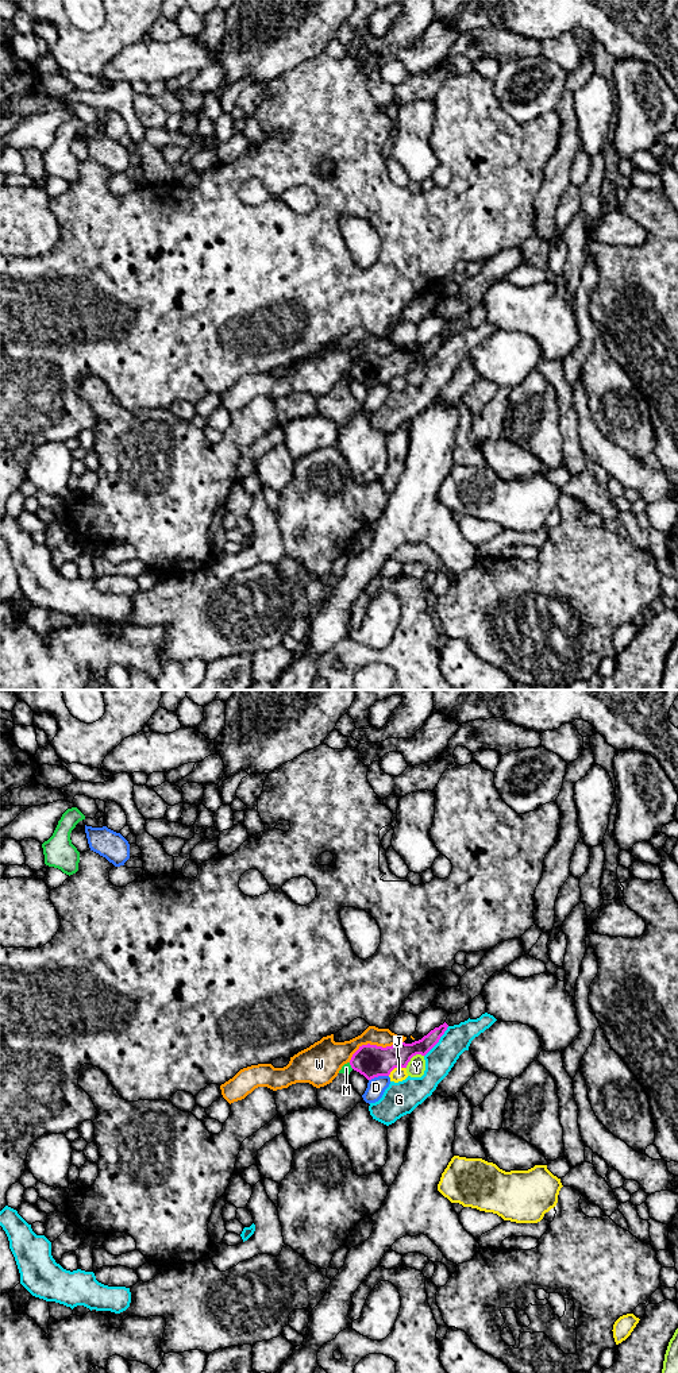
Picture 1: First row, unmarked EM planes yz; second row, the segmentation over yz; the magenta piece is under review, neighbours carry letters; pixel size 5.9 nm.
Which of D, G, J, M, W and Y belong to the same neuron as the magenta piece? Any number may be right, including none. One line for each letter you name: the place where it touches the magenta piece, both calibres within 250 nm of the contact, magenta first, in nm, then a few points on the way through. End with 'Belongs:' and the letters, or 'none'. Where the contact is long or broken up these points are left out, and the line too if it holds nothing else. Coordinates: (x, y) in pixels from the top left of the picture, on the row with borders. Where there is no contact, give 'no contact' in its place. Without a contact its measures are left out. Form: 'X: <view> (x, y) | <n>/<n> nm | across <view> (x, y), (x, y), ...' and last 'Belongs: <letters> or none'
Belongs: none

